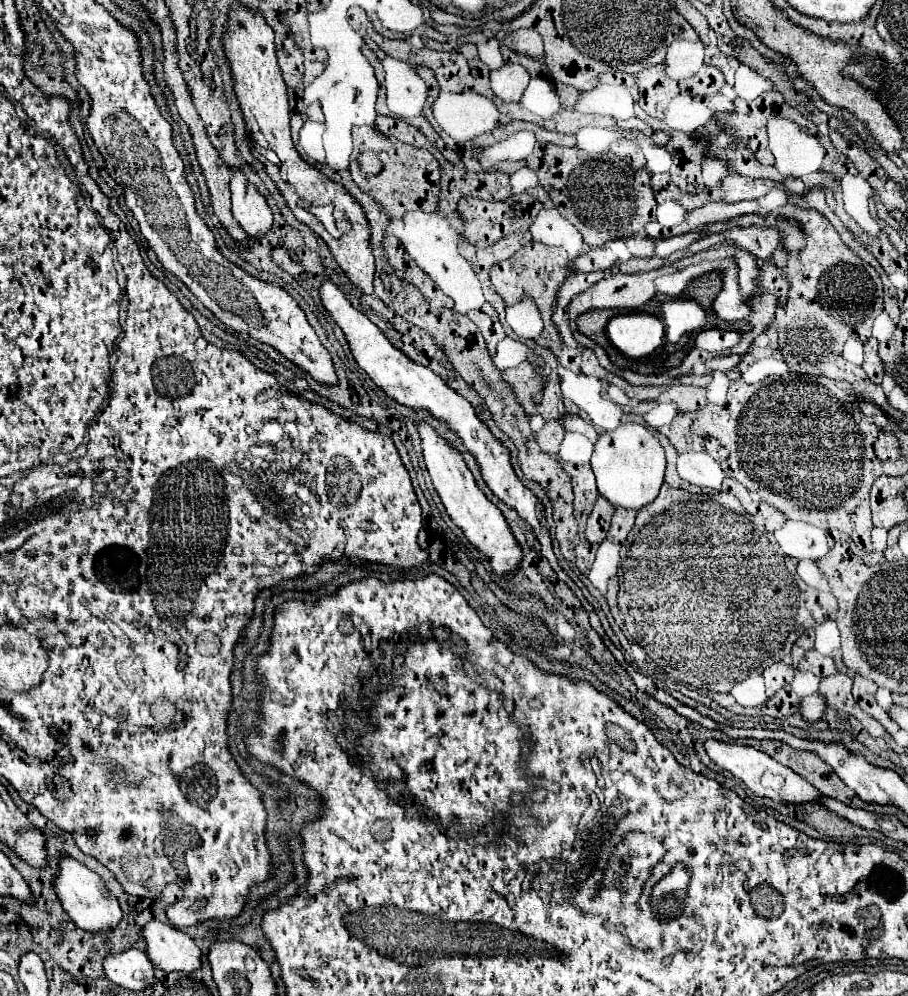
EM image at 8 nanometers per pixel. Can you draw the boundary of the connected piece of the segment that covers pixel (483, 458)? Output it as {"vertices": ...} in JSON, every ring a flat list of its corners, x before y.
{"vertices":[[323,281,321,287,319,287,319,297,321,297,321,303,323,303,323,307,327,309,327,313,335,319,335,323,337,323,337,325,341,327,341,331,345,333,345,339,347,339,347,343,349,343,349,347,351,347,351,353,353,353,357,365,373,379,373,383,375,383,379,389,383,389,393,401,397,401,397,403,401,403,401,405,405,405,405,407,411,407,411,409,415,409,415,411,429,411,435,419,439,419,441,423,445,423,445,425,449,427,449,431,453,431,453,433,461,439,463,447,475,457,475,461,477,461,477,465,479,465,479,471,481,471,481,477,485,479,485,483,487,483,487,487,493,491,493,495,497,495,505,505,513,507,527,523,533,525,535,531,537,531,537,527,541,529,539,535,537,535,537,539,539,539,539,543,541,543,541,555,551,563,551,567,553,567,553,571,557,573,557,577,559,577,561,581,565,581,565,583,569,585,569,589,577,595,577,599,581,601,583,609,589,613,591,627,601,635,603,643,605,643,607,649,613,653,613,657,619,661,619,665,631,675,633,683,635,683,641,691,653,695,653,693,657,691,655,683,653,683,651,679,647,679,645,675,637,673,631,665,627,665,627,661,623,659,623,653,621,653,621,651,609,641,609,637,605,635,605,631,603,631,603,627,601,627,601,623,599,623,597,613,595,613,593,607,587,603,587,599,583,597,581,589,579,589,579,587,569,579,569,575,559,567,557,557,553,555,553,549,551,549,551,539,549,539,549,529,547,529,547,525,545,525,543,505,541,505,539,499,533,495,533,491,529,491,529,489,517,479,517,475,515,475,515,471,513,471,513,467,511,467,511,461,509,461,509,449,505,449,505,447,501,445,501,441,497,441,497,439,491,435,491,431,489,431,487,425,477,417,477,413,473,411,473,407,469,405,469,401,465,401,465,397,461,397,459,393,455,393,453,389,449,389,449,387,441,381,441,377,437,377,431,369,425,369,425,367,413,363,405,353,401,353,399,349,395,349,395,347,389,343,389,339,381,333,381,329,379,329,375,323,371,323,361,311,357,311,357,309,349,303,349,299,337,289,337,285,333,285,331,281]]}

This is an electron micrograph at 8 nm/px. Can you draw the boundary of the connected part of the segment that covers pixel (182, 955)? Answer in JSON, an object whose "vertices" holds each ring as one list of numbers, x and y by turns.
{"vertices":[[149,921,143,929,147,955,163,971,197,971,201,969,201,949,195,941,169,923]]}

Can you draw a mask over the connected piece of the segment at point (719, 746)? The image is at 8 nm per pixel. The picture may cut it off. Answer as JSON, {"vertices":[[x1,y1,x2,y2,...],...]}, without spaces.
{"vertices":[[715,739,705,741,705,751,711,757,713,763,717,763,721,769,729,771,735,779,745,783,755,795,759,797,769,797,781,805,807,805,807,803,819,803,825,795,817,791,811,783,807,783,801,775,793,773,789,767,777,763,771,759,767,753,747,747,747,745,737,745,737,743,721,743]]}

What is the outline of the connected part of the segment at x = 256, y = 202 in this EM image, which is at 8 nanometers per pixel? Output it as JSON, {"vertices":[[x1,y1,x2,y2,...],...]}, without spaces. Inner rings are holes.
{"vertices":[[235,171,231,179,231,213,251,239,263,237,273,225,273,213,265,197,251,185,241,171]]}

